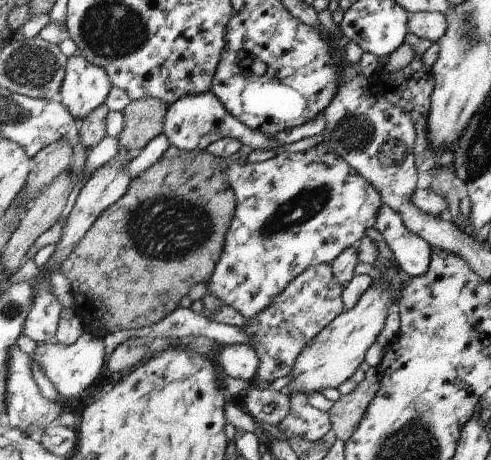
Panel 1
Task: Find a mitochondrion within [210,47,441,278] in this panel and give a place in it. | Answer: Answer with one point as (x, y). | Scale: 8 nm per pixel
(294, 212)

